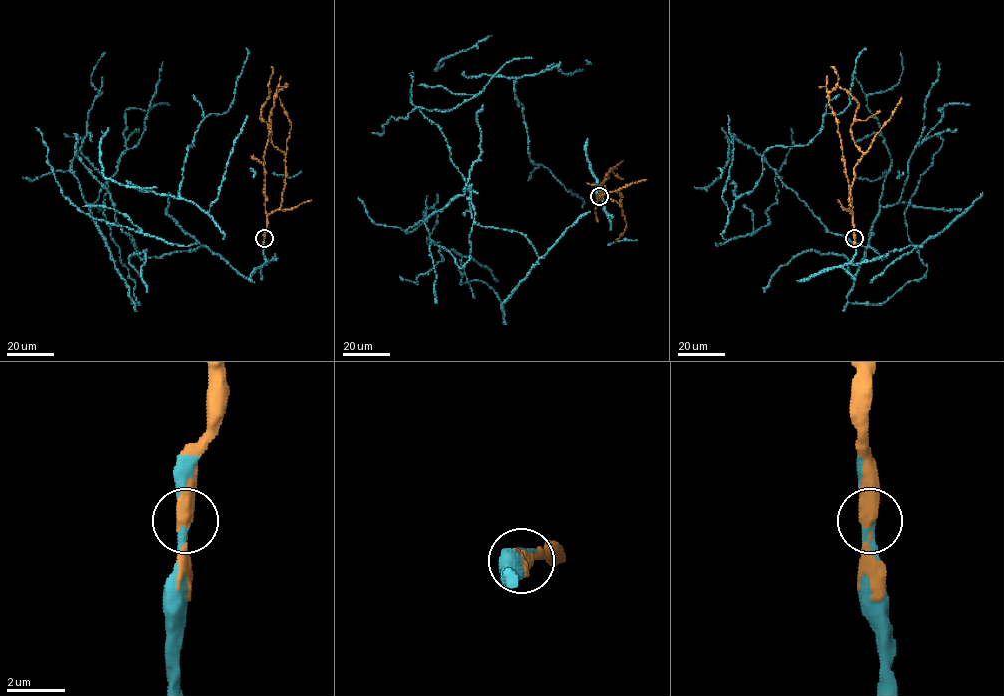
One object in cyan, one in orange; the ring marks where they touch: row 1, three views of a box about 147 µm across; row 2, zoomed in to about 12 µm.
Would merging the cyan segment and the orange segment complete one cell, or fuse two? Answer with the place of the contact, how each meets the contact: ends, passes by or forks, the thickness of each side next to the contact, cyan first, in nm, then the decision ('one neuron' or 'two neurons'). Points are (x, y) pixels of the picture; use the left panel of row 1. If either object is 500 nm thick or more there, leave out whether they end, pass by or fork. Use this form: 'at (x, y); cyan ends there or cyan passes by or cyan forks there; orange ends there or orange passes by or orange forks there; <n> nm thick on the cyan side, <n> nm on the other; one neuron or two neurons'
at (264, 238); cyan passes by; orange passes by; 240 nm thick on the cyan side, 400 nm on the other; one neuron

